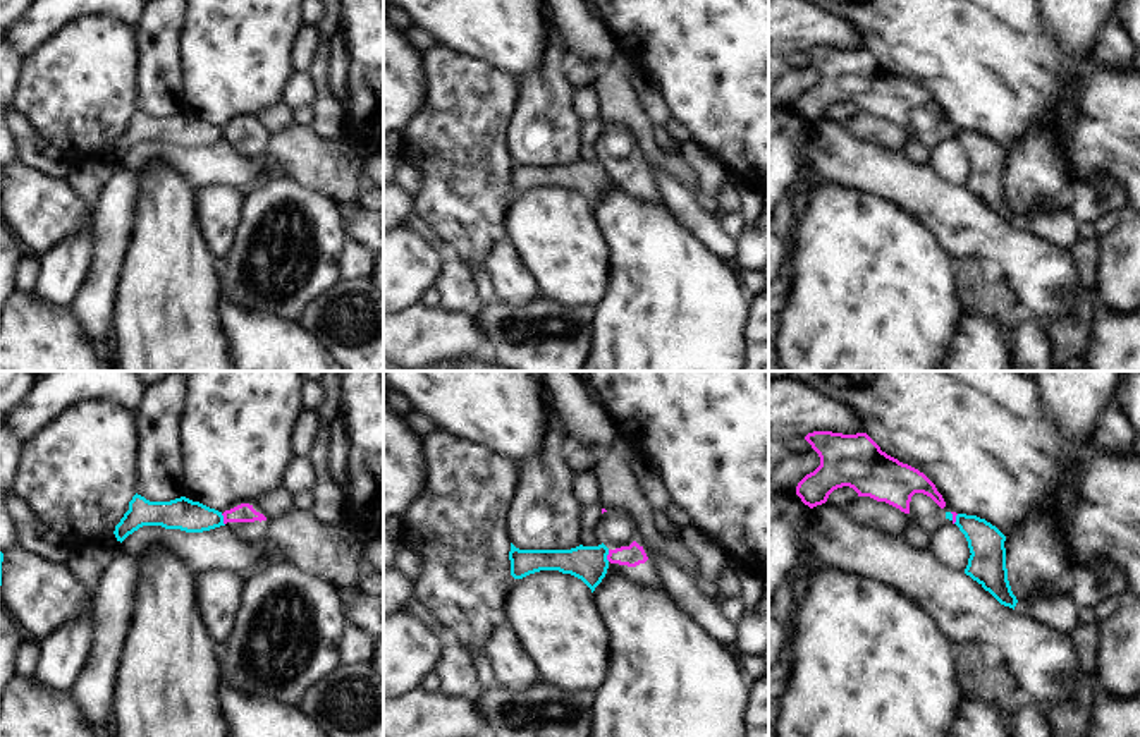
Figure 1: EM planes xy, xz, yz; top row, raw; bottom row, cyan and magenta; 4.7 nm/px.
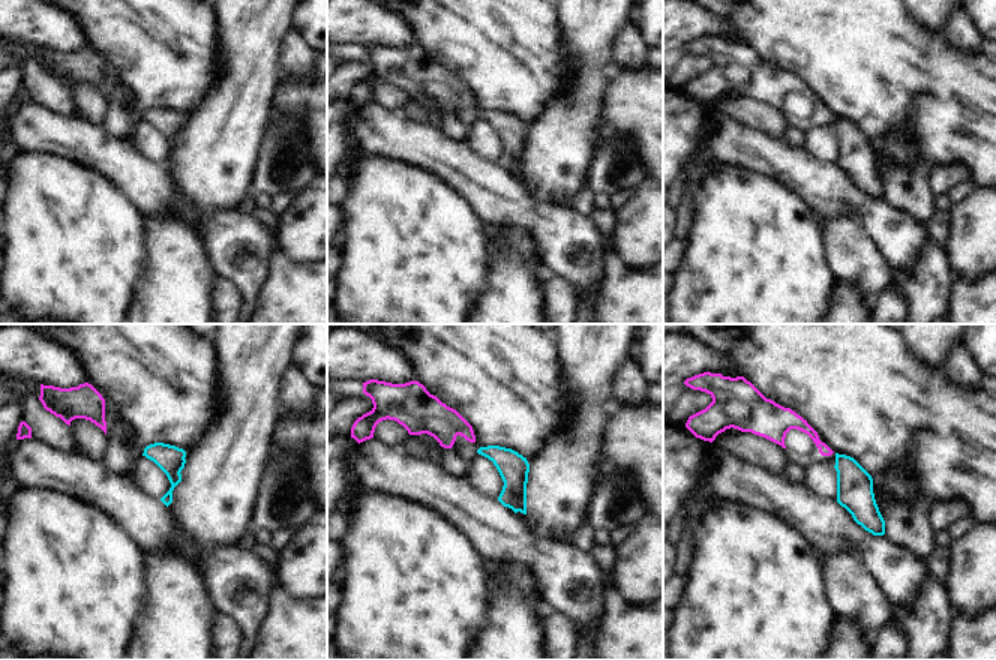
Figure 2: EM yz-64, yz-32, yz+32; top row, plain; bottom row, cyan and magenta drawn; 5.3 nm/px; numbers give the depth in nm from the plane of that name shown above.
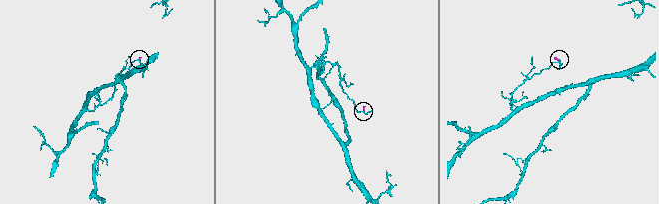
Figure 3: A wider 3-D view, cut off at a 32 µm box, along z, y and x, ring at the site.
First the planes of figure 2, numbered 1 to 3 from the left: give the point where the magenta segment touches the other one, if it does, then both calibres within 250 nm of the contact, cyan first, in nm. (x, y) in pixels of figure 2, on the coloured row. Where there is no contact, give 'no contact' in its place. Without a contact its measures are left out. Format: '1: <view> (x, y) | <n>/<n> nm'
1: no contact
2: no contact
3: no contact

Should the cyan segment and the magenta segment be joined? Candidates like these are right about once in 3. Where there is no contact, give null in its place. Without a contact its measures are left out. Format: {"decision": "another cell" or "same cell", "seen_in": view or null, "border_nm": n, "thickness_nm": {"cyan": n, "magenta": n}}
{"decision": "another cell", "seen_in": "xz", "border_nm": 60, "thickness_nm": {"cyan": 170, "magenta": 100}}

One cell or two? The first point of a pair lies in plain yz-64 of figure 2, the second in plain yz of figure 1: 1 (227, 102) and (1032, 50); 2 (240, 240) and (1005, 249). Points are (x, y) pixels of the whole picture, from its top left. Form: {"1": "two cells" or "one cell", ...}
{"1": "two cells", "2": "one cell"}

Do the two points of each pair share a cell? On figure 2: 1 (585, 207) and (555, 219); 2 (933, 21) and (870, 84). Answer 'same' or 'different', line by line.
1: different
2: different

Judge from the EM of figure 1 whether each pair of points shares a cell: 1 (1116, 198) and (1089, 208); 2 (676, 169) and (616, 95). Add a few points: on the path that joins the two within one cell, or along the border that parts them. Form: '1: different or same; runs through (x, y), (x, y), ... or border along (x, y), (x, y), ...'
1: same; runs through (1109, 198), (1096, 201)
2: same; runs through (655, 155), (642, 141), (642, 131), (630, 115)

